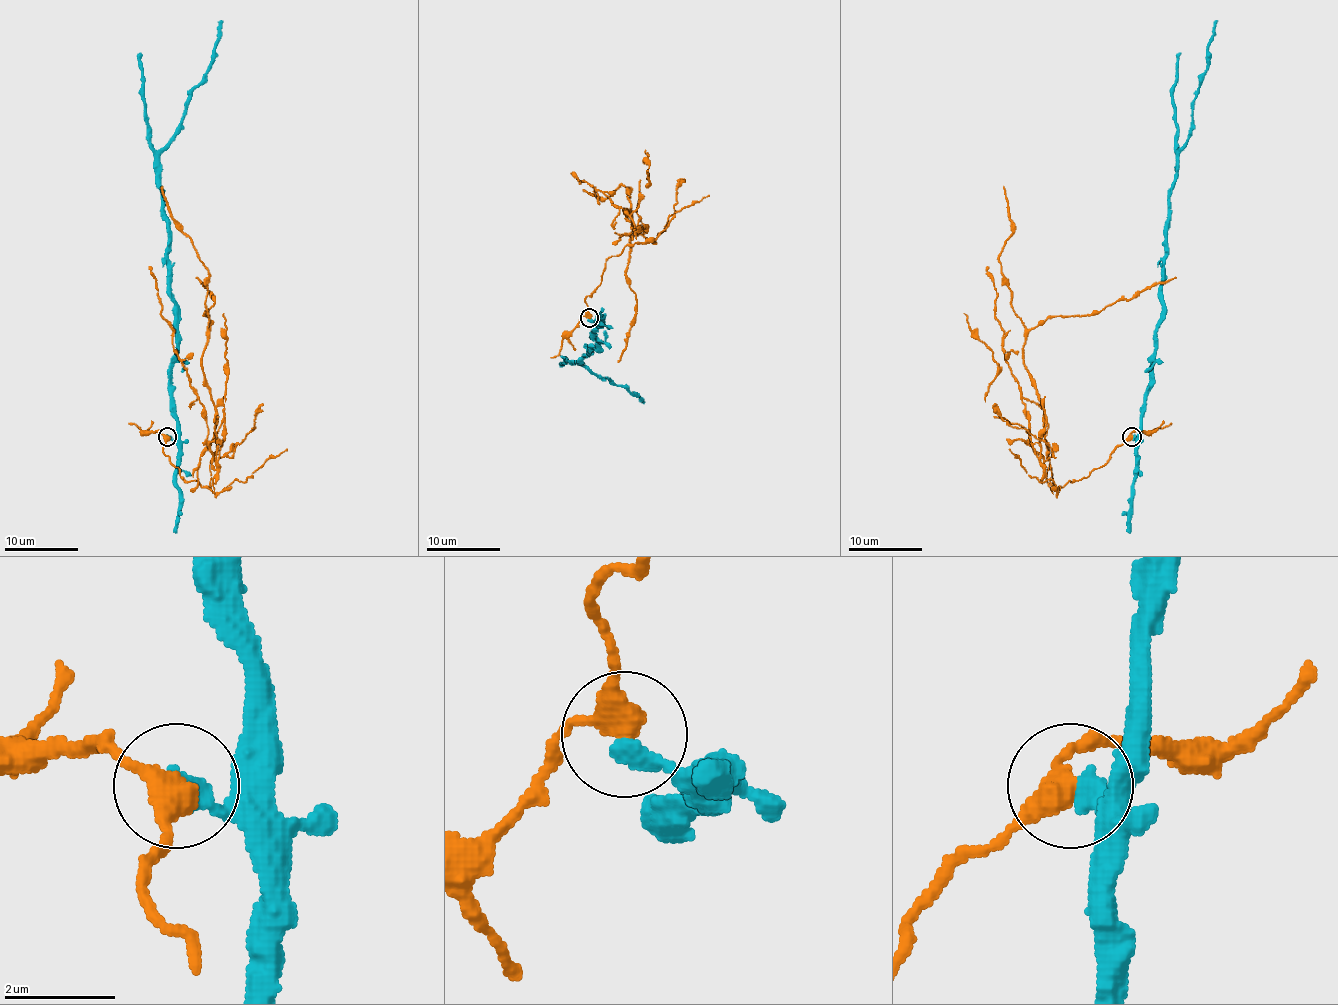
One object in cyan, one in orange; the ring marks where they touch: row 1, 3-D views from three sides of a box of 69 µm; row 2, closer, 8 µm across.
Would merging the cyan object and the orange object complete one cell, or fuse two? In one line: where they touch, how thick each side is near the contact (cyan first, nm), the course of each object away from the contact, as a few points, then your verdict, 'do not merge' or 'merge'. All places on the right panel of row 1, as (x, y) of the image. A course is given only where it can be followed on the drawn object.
place (1132, 437); calibres 420 and 400 nm; course cyan (1132, 437), (1139, 431), (1143, 396), (1152, 382), (1169, 188), (1178, 149), (1187, 140), (1191, 103), (1217, 20); course orange (1132, 437), (1086, 478), (1053, 492), (1043, 406), (1023, 361), (1025, 336), (1047, 319), (1093, 315), (1176, 277); do not merge

